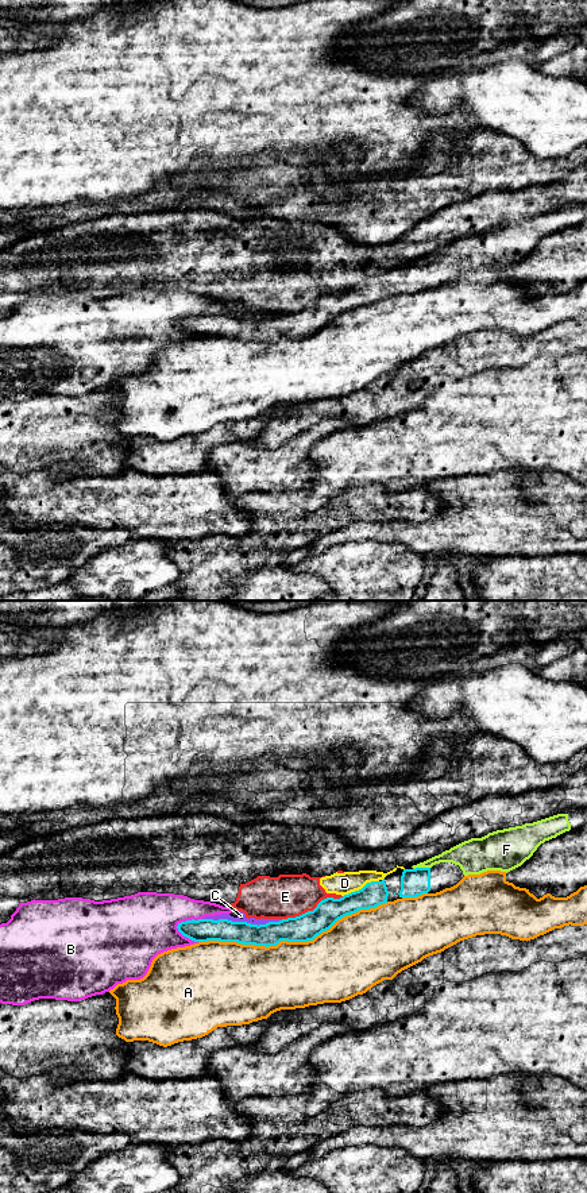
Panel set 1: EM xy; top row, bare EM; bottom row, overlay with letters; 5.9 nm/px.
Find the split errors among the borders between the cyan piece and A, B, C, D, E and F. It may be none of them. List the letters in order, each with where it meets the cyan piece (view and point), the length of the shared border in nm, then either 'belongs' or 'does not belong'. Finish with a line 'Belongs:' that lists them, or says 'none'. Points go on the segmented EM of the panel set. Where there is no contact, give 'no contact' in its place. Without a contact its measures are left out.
A: xy (293, 941) | 1150 nm | does not belong
B: xy (184, 935) | 170 nm | does not belong
C: xy (243, 922) | 480 nm | does not belong
D: xy (362, 888) | 240 nm | does not belong
E: xy (313, 910) | 400 nm | does not belong
F: xy (421, 868) | 100 nm | belongs
Belongs: F

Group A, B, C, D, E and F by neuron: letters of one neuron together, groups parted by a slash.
A / B C / D E / F

